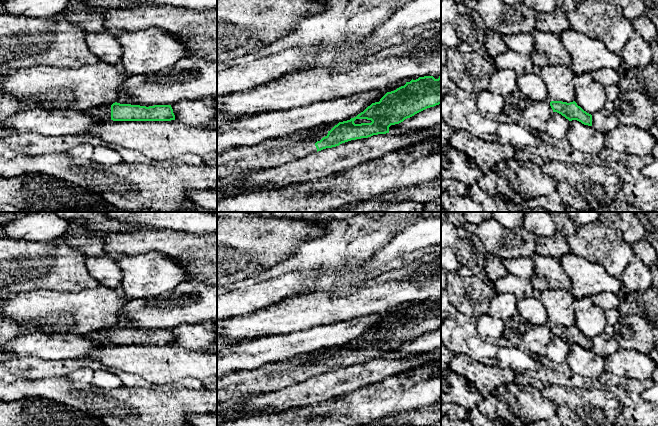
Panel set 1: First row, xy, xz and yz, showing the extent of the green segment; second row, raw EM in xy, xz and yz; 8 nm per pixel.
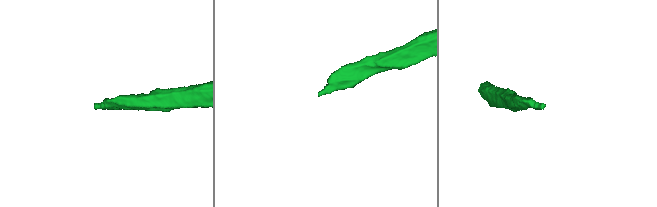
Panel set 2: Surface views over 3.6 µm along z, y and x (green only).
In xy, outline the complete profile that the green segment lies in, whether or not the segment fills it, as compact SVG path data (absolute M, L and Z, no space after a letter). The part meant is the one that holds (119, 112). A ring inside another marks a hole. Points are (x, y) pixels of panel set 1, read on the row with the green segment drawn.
M105 104L87 112L102 121L171 121L175 115L171 105L140 106L131 104Z

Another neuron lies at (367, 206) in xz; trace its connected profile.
M441 176L438 178L399 190L386 192L365 202L342 206L337 210L330 212L375 212L387 203L394 203L403 200L413 200L424 203L441 196Z

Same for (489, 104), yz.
M490 91L477 94L478 111L485 117L496 116L503 111L504 97Z

